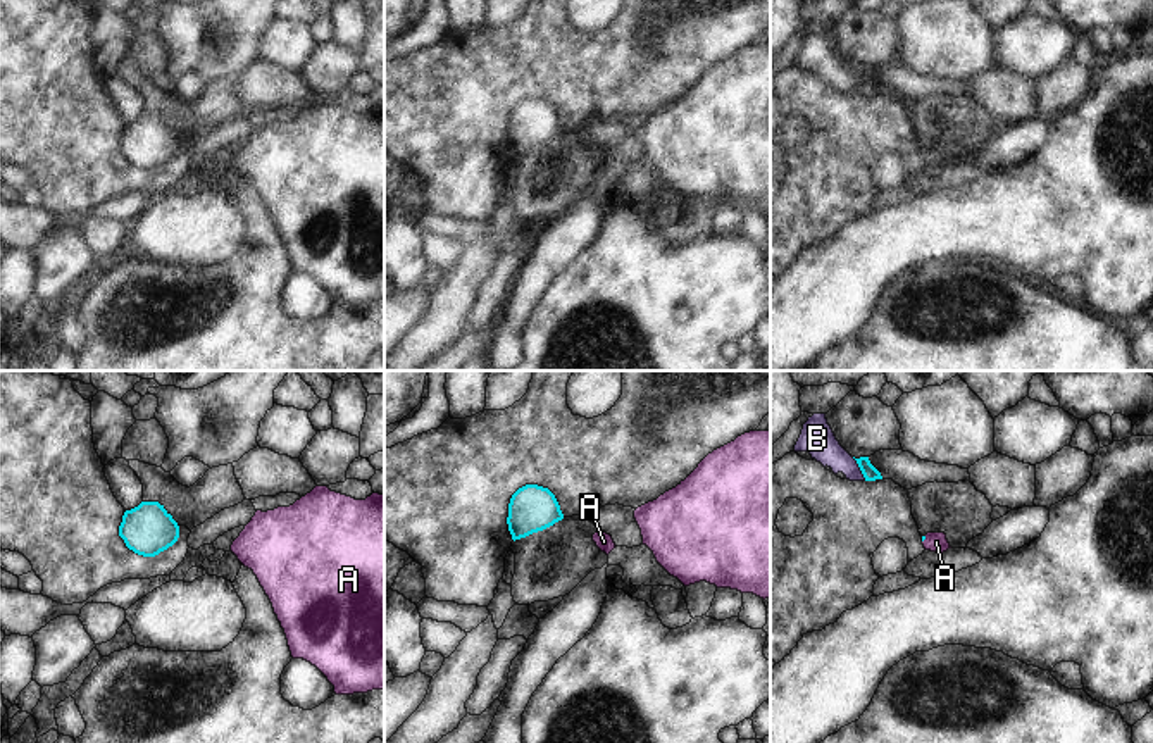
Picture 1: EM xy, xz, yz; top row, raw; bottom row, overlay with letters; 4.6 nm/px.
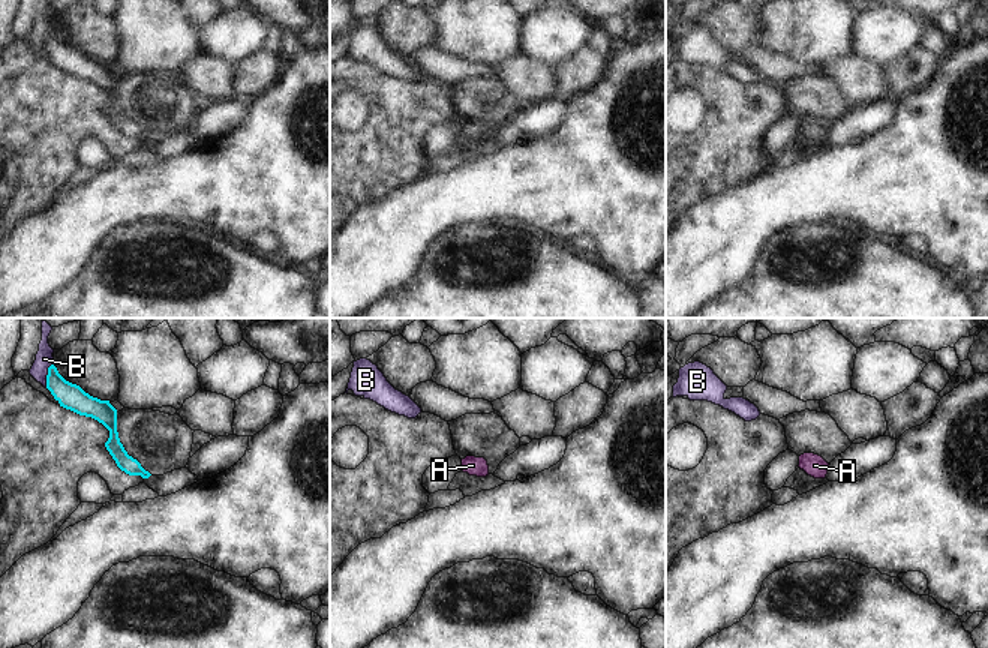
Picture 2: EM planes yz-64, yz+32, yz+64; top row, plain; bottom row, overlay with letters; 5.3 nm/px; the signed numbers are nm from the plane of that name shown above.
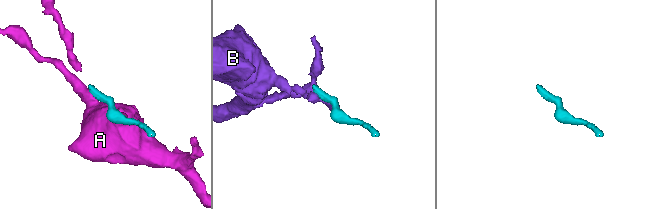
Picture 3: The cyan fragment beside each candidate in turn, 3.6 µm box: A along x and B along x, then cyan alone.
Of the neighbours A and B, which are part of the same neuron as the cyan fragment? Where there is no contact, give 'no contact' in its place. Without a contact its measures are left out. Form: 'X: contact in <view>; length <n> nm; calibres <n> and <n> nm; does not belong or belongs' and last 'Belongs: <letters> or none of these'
A: contact in yz; length 40 nm; calibres 20 and 100 nm; belongs
B: contact in yz; length 130 nm; calibres 70 and 160 nm; does not belong
Belongs: A

